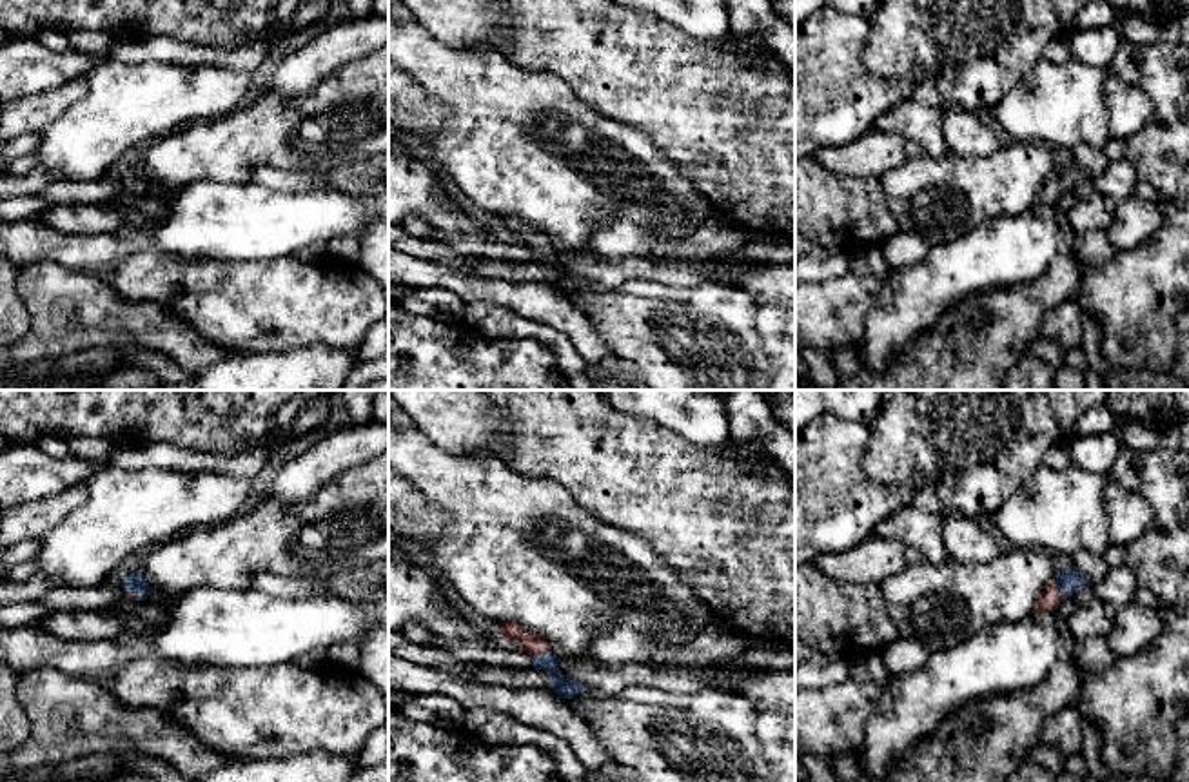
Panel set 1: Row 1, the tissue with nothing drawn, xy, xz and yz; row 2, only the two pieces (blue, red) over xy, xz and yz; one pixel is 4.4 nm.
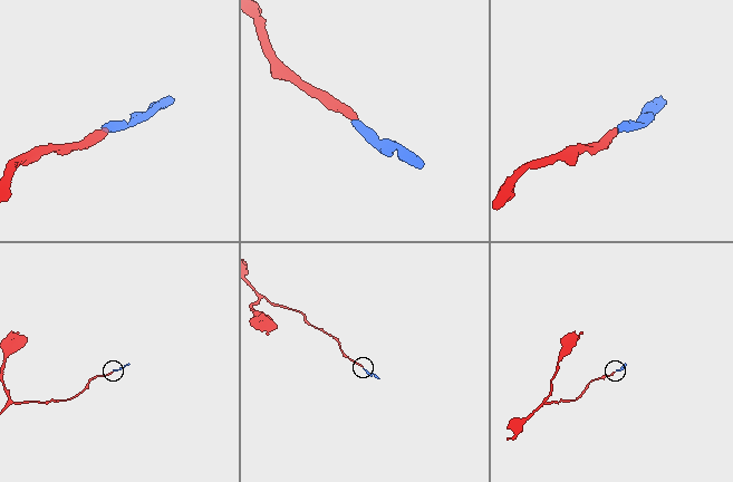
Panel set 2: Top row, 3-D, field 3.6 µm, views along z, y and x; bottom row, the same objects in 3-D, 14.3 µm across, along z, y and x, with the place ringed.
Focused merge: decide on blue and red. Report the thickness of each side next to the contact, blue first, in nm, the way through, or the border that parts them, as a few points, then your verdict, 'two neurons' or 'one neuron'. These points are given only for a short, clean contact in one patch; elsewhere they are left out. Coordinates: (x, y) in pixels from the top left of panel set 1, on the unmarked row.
calibres 90 and 100 nm; way xz (565, 282), (554, 262), (541, 249), (534, 238); one neuron

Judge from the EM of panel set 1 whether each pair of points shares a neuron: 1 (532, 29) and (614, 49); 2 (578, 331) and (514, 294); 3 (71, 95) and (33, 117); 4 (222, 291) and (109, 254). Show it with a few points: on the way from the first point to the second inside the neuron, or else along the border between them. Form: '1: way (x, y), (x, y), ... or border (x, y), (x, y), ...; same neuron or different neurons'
1: way (552, 29), (572, 29), (594, 44); same neuron
2: way (561, 316), (545, 303), (530, 300); same neuron
3: way (62, 98), (42, 109); same neuron
4: border (120, 258), (113, 267); different neurons

